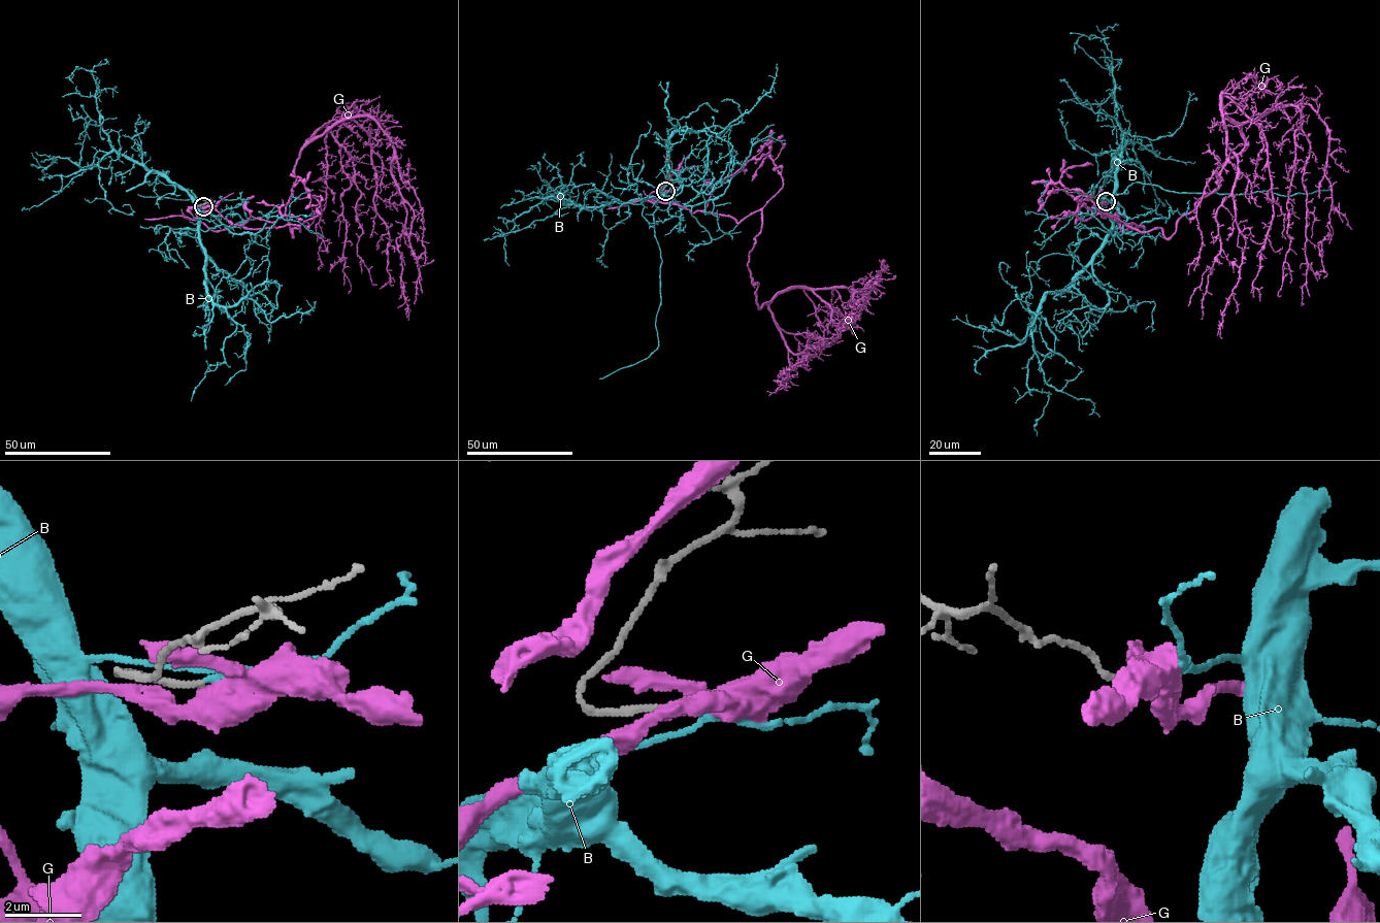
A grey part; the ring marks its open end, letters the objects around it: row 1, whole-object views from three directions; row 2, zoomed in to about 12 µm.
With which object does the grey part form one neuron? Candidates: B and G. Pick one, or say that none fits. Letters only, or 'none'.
B

